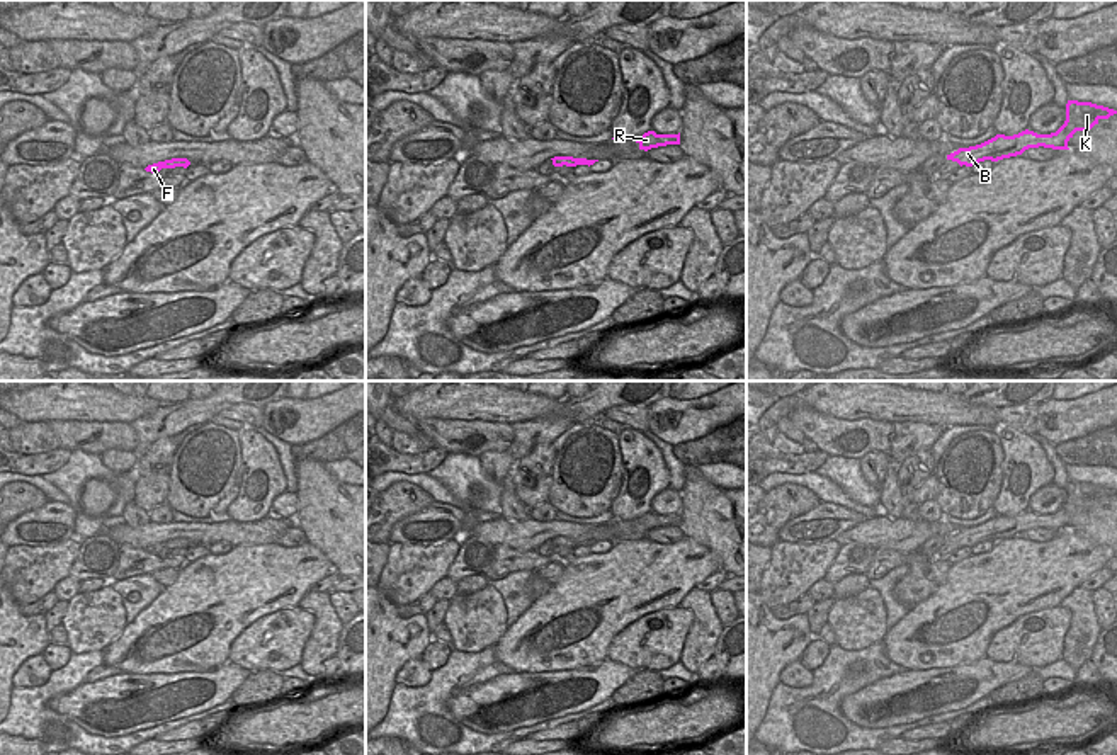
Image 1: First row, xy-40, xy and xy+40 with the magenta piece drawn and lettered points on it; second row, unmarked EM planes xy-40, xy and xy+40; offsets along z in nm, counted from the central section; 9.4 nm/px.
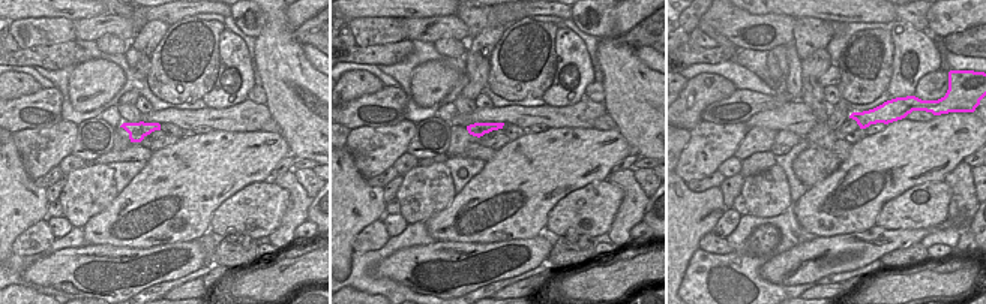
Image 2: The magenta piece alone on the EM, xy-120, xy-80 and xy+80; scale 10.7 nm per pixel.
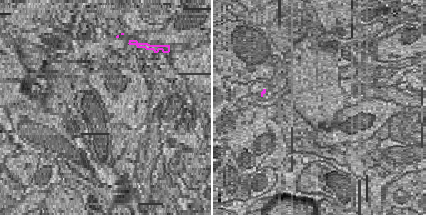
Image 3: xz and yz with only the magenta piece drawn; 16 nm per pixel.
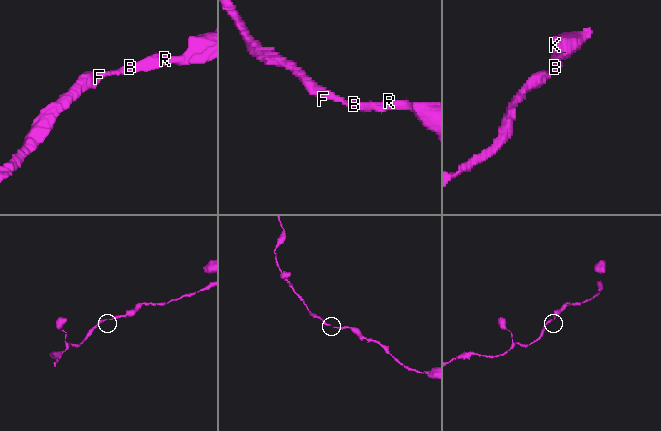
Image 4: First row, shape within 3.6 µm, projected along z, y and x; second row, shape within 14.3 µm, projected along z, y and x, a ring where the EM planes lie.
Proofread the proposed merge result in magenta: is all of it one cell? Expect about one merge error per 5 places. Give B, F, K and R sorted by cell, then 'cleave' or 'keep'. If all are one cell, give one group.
groups B F K R; keep

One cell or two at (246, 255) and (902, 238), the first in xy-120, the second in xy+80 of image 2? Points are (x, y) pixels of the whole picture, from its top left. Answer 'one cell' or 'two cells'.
two cells

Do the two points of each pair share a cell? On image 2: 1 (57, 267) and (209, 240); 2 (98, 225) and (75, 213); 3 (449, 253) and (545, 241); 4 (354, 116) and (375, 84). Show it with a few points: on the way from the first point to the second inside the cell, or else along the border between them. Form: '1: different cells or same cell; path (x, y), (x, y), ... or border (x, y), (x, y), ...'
1: different cells; border (197, 240), (204, 252), (203, 265)
2: different cells; border (114, 198), (81, 226)
3: same cell; path (473, 250), (489, 250), (508, 243), (521, 244)
4: different cells; border (384, 87), (354, 98), (345, 105)

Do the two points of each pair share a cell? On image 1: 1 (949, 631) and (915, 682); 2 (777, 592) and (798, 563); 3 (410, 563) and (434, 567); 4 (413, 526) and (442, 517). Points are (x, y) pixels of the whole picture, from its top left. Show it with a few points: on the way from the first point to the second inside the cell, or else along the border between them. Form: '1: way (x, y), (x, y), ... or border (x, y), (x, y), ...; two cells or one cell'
1: border (963, 662), (952, 667), (905, 670); two cells
2: way (779, 585), (793, 570); one cell
3: way (415, 567), (429, 567); one cell
4: way (420, 526), (430, 526), (436, 521); one cell

